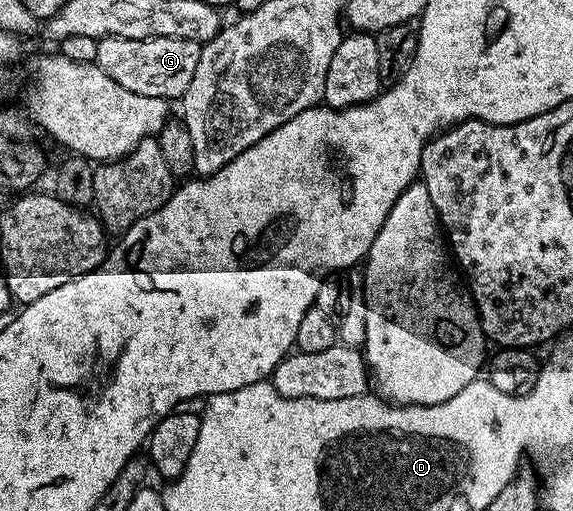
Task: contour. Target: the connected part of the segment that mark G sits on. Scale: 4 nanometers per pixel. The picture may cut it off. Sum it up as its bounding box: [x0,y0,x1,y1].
[96,37,201,99]

